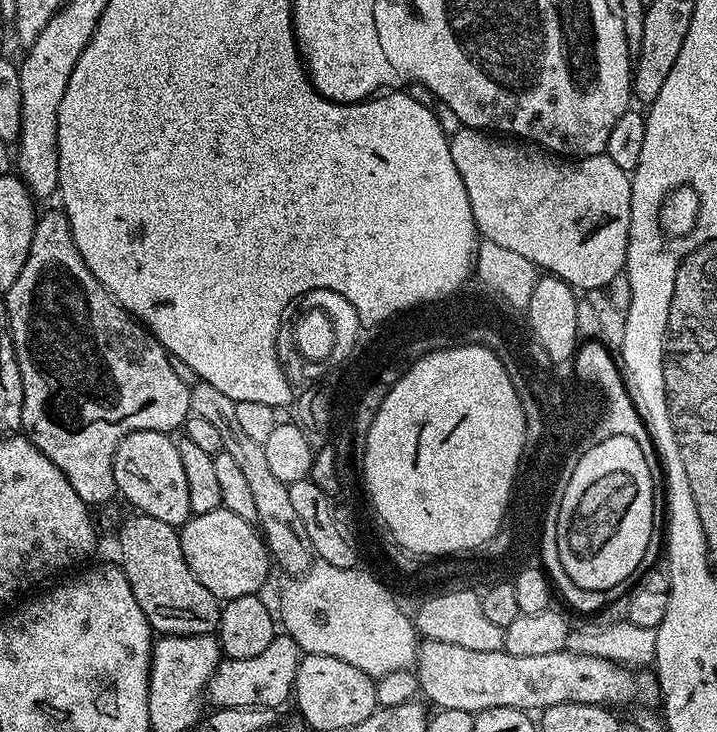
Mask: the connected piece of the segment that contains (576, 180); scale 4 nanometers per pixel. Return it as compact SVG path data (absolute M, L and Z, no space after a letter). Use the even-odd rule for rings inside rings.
M460 126L457 129L448 142L450 158L454 158L458 174L462 174L475 227L484 240L498 242L498 246L514 250L522 254L522 258L530 258L537 269L557 276L577 290L607 289L608 283L624 272L630 238L632 182L629 173L618 170L618 166L603 154L567 160L528 142L508 138L503 144L500 141L503 139L479 128Z

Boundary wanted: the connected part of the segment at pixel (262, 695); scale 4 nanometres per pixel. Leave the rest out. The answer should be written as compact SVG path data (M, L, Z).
M277 634L262 650L262 654L254 654L254 658L241 660L221 659L206 687L207 699L213 700L215 707L268 707L279 709L280 704L289 703L296 686L296 675L301 658L300 647L294 638L287 634Z

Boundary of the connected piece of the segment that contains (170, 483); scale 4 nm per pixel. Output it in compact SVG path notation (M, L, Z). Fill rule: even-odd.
M138 430L118 446L114 454L114 482L117 493L125 496L141 516L159 518L179 529L189 516L190 490L186 487L186 473L178 454L178 443L171 435L154 430Z

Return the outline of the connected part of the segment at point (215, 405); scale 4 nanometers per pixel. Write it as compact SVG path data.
M201 382L190 390L191 415L201 416L209 420L218 430L218 438L224 443L223 451L230 453L238 462L242 475L246 477L246 483L254 497L254 510L256 511L255 521L258 523L258 531L264 538L264 545L268 548L269 557L281 568L288 572L289 577L300 576L314 562L314 553L310 546L310 537L302 526L302 521L294 511L294 505L290 503L290 490L288 485L278 482L278 478L270 470L266 463L266 450L262 444L253 442L242 430L238 430L236 412L234 406L236 401L226 398L218 386L210 386Z

